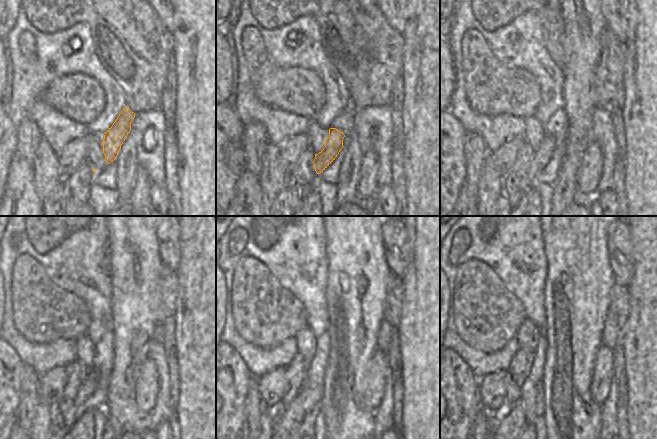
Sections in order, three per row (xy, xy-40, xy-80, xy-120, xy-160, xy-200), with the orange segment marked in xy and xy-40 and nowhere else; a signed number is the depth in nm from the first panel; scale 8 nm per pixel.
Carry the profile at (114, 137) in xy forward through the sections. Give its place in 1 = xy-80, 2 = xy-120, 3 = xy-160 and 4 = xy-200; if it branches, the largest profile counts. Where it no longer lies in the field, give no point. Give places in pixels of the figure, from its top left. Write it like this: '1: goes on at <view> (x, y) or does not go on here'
1: goes on at xy-80 (541, 157)
2: goes on at xy-120 (87, 388)
3: goes on at xy-160 (307, 398)
4: goes on at xy-200 (515, 419)

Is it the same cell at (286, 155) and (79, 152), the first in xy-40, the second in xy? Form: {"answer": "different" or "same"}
{"answer": "same"}

